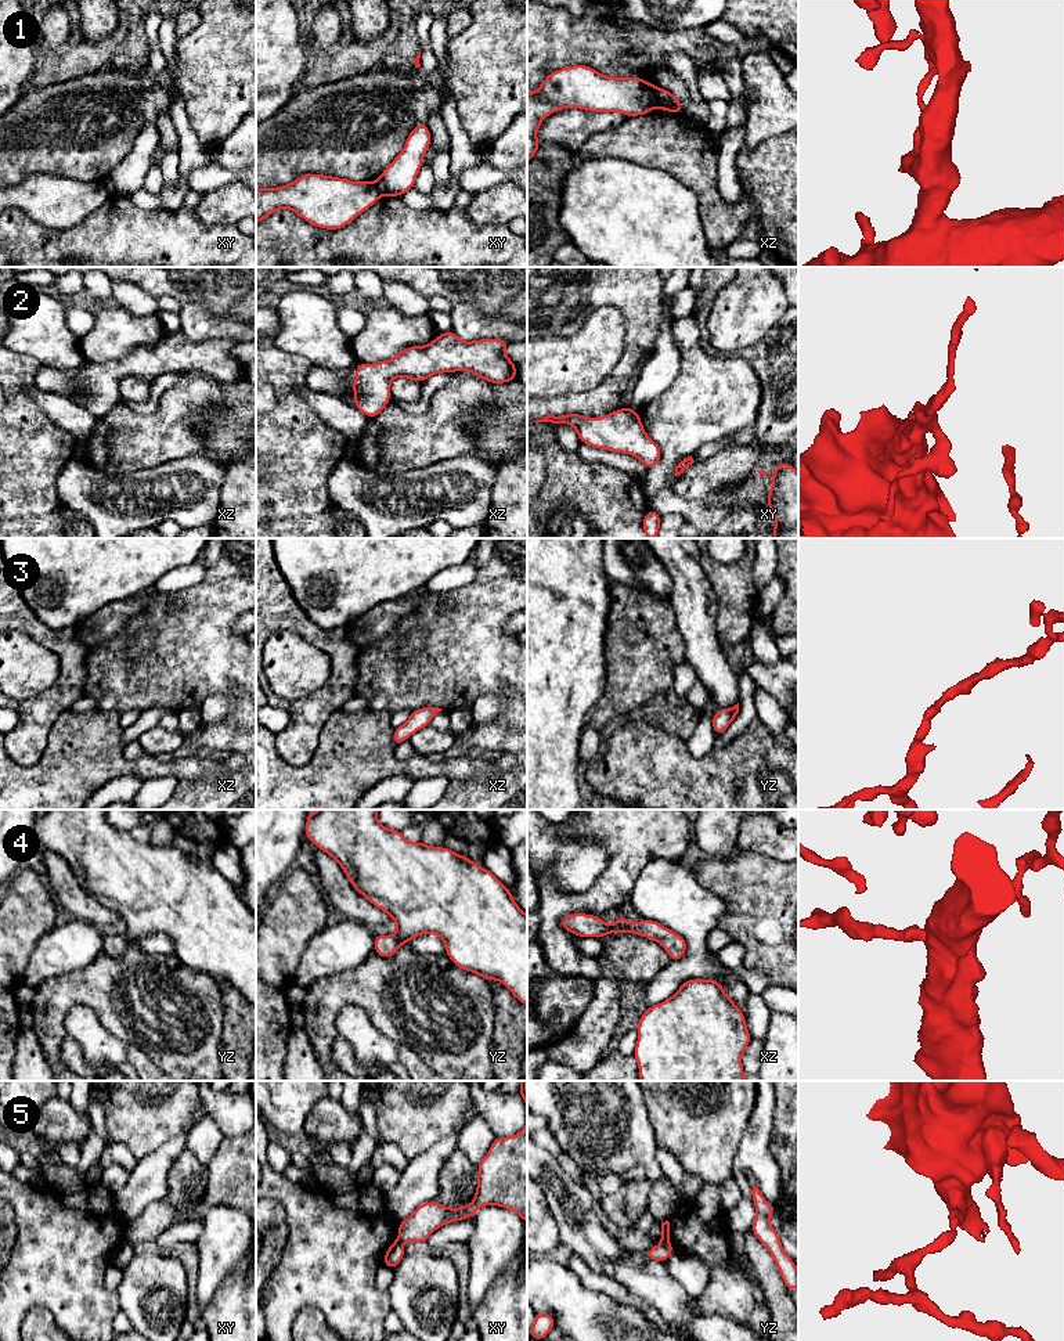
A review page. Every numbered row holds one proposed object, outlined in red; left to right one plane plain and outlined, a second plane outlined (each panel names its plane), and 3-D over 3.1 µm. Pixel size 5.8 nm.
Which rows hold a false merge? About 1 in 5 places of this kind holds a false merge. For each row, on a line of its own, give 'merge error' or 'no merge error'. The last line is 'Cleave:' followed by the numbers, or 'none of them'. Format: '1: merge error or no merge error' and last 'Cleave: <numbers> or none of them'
1: merge error
2: no merge error
3: no merge error
4: no merge error
5: merge error
Cleave: 1, 5

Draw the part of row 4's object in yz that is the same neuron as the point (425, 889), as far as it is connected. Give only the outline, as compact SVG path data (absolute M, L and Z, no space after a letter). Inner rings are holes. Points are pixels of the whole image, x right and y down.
M378 810L309 811L304 837L338 861L351 886L371 904L397 923L396 936L374 936L375 954L392 958L397 949L422 934L437 934L451 962L487 981L499 980L512 995L527 1006L527 915L517 906L511 891L486 868L455 854L450 848L410 843L401 832L378 822Z

